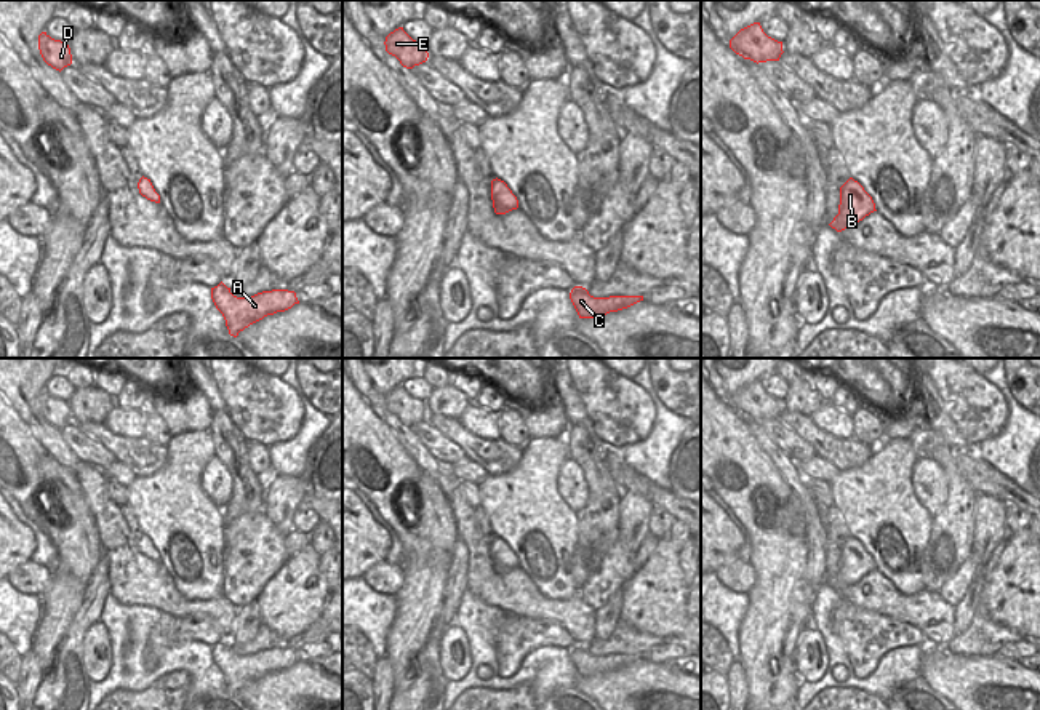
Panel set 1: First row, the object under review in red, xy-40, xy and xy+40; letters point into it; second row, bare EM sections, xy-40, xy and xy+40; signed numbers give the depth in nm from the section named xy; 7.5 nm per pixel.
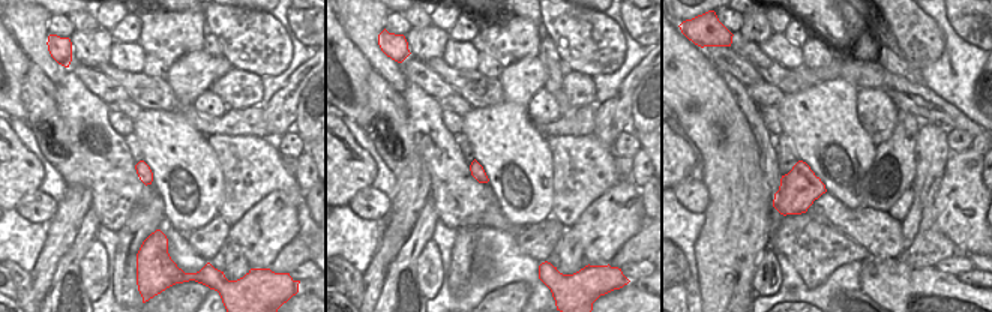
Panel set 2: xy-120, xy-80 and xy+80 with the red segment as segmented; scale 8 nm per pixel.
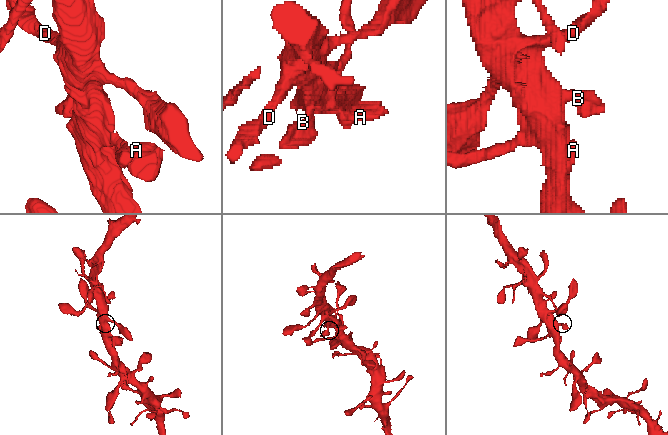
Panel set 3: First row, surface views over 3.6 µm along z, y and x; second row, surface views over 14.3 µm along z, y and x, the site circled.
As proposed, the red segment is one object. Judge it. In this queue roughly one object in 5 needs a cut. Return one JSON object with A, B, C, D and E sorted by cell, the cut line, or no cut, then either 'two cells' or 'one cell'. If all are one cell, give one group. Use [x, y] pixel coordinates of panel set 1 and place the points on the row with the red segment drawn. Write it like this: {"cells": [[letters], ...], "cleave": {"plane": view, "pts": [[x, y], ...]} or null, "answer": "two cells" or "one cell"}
{"cells": [["A", "B", "C", "D", "E"]], "cleave": null, "answer": "one cell"}

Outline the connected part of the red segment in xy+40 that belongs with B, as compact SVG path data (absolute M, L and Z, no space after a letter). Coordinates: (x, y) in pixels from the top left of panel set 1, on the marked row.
M850 178L840 187L840 205L838 214L829 224L837 232L856 225L870 213L877 211L872 197L864 190L864 187Z

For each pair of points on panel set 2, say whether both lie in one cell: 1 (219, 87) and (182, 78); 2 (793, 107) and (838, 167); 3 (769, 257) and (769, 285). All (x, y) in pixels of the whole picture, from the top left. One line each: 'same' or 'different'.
1: different
2: same
3: same

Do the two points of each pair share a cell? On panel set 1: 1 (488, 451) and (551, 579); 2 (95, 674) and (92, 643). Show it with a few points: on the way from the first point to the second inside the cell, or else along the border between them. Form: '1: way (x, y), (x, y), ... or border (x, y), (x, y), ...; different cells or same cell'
1: way (512, 483), (543, 531), (544, 547); same cell
2: way (95, 666), (93, 651); same cell

